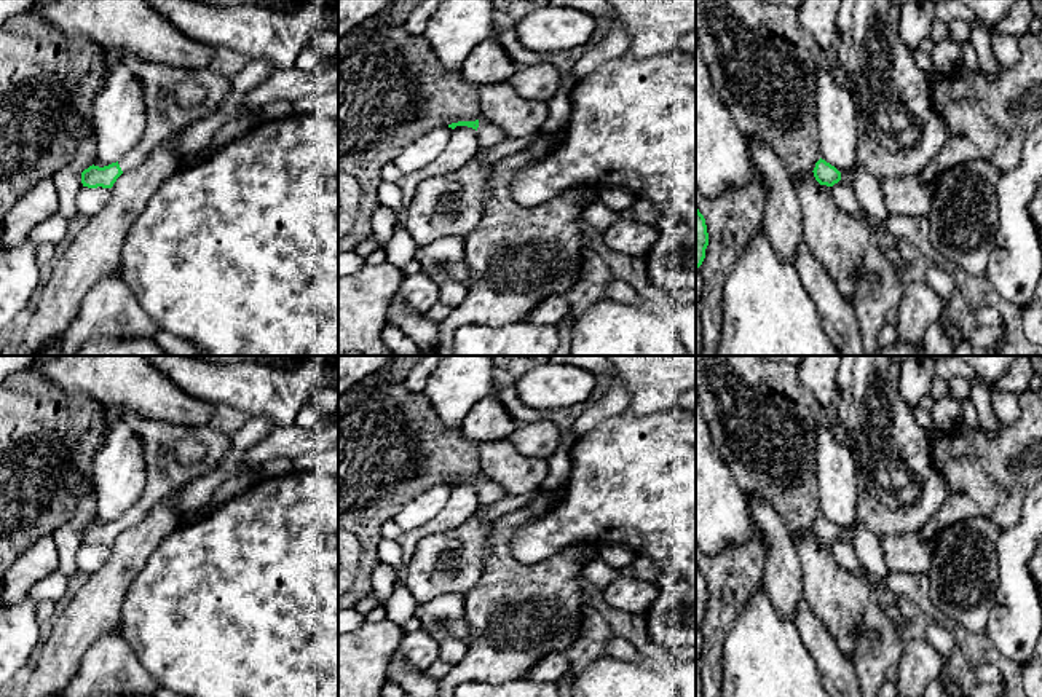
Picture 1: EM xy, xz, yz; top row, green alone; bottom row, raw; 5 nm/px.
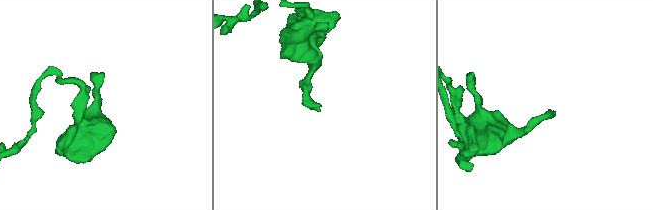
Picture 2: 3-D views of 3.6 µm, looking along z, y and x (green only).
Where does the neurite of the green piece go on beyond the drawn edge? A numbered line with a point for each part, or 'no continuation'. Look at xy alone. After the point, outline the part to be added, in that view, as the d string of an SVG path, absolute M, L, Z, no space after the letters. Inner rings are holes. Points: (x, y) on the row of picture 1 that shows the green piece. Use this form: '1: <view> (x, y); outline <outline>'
1: xy (165, 117); outline M126 49L116 56L140 80L147 107L147 126L140 140L118 161L123 172L140 166L164 139L215 113L231 91L231 80L207 69L185 70L144 59ZM187 77L206 91L204 100L196 107L180 107L174 97L176 86Z

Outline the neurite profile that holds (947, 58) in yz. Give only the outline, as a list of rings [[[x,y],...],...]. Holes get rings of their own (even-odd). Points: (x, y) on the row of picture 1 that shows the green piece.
[[[951,37],[935,41],[930,57],[932,73],[938,78],[948,78],[964,65],[961,45],[957,45]]]

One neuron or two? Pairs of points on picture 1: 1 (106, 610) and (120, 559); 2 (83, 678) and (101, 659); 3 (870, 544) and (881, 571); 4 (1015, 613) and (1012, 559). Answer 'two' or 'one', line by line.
1: one
2: one
3: one
4: one

